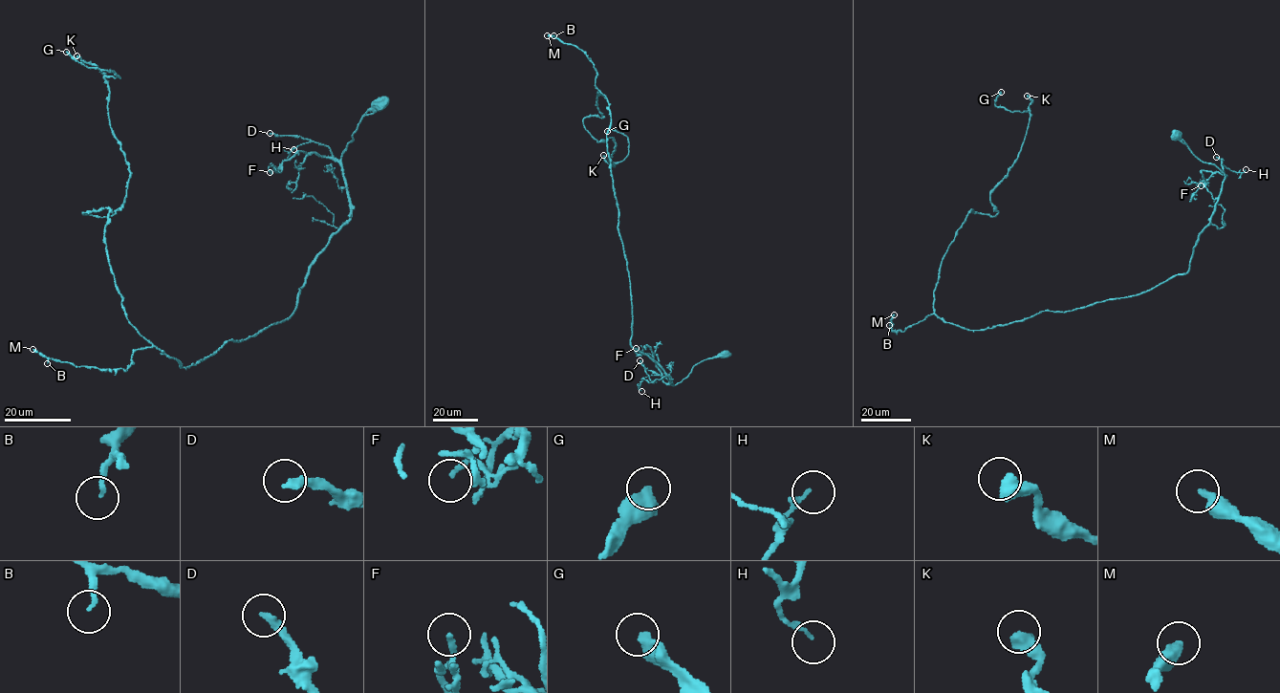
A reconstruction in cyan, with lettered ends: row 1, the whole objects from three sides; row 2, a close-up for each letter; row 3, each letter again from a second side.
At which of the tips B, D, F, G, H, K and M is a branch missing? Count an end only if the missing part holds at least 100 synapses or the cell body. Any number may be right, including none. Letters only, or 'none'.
M

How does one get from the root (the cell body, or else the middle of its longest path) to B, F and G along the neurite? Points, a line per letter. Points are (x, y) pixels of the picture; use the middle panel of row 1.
B: (725, 355), (701, 361), (673, 385), (631, 345), (609, 104), (593, 63), (553, 35)
F: (725, 355), (701, 361), (688, 376), (672, 385), (663, 382), (657, 356), (638, 354), (636, 348)
G: (725, 355), (673, 385), (631, 345), (597, 92), (583, 124), (613, 138), (615, 165), (628, 140), (607, 131)

